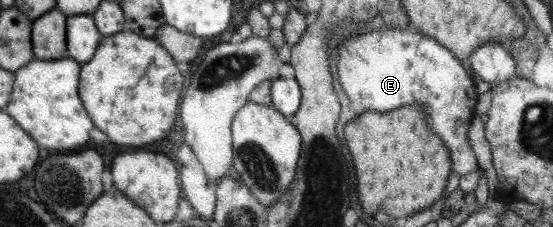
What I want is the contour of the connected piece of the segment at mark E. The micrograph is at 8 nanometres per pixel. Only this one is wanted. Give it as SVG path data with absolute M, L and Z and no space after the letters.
M381 27L343 40L335 65L345 95L364 110L385 113L420 103L427 115L429 131L435 132L449 151L453 171L459 177L473 171L473 150L467 132L477 93L471 77L448 48L432 36L417 35L405 28Z

